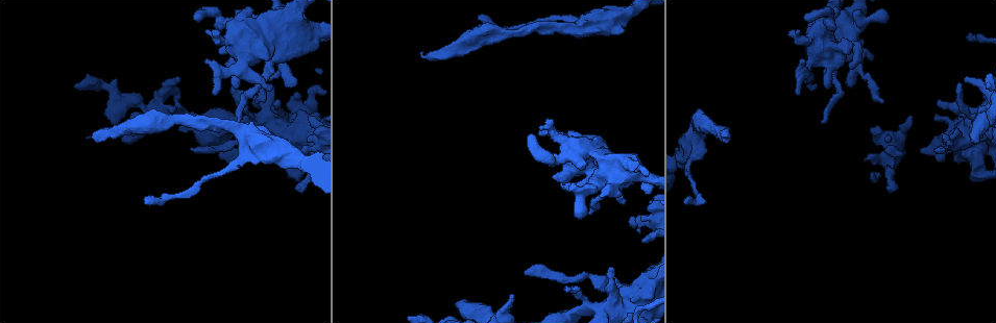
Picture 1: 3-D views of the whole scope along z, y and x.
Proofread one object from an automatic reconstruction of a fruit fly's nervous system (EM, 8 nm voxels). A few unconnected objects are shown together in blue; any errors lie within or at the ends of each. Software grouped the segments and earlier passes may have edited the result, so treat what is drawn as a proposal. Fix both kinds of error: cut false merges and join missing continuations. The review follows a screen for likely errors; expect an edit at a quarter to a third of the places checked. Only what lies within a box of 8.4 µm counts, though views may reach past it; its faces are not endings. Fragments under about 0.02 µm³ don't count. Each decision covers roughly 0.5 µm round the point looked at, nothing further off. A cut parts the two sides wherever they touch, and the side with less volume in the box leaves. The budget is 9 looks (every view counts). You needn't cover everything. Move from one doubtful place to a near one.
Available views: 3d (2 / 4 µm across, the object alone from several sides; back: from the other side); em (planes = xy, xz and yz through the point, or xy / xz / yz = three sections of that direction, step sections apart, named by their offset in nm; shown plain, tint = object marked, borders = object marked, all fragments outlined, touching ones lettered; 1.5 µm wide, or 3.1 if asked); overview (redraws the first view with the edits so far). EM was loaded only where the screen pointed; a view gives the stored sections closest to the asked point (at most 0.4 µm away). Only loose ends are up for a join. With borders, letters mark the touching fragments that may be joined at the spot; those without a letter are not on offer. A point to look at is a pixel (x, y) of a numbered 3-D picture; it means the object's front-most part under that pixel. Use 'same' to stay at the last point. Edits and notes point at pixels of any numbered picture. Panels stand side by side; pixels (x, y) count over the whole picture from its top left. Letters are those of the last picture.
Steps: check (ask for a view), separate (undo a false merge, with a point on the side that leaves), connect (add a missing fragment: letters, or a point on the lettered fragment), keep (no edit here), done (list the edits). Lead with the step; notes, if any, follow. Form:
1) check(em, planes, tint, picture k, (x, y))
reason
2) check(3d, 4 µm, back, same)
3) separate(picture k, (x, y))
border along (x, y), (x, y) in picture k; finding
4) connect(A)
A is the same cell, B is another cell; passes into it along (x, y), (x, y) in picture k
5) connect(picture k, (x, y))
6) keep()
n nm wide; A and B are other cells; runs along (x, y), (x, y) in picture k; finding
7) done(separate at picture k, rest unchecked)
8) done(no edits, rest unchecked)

check(3d, 2 µm, picture 1, (212, 93))

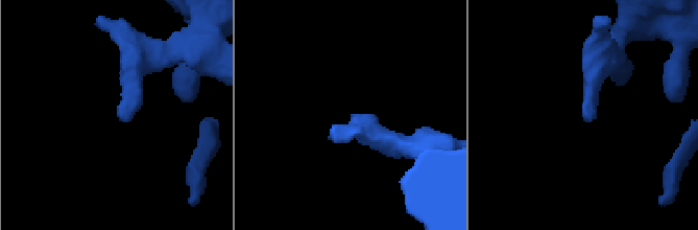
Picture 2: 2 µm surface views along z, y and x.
check(em, planes, borders, picture 2, (351, 114))

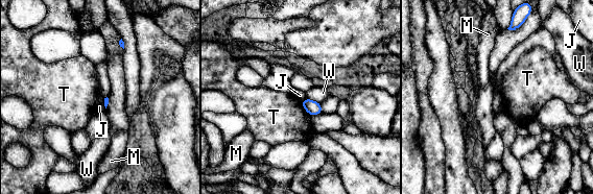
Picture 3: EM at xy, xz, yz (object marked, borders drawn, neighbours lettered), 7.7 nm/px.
keep()
J, M, T and W are other cells; border along (305, 97), (301, 102) in picture 3; no lettered fragment goes on from it

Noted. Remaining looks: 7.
check(3d, 4 µm, picture 1, (978, 142))
free end

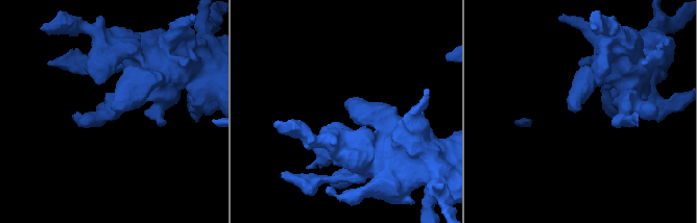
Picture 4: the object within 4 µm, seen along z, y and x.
check(em, xz, step 8, tint, picture 4, (115, 108))

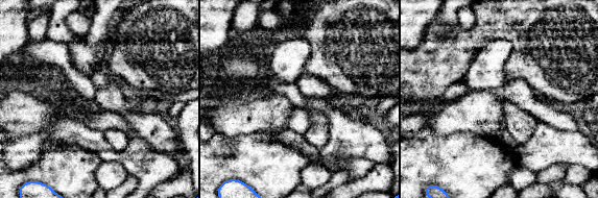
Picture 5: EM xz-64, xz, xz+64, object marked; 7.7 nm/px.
check(em, planes, borders, same)
cut it another way

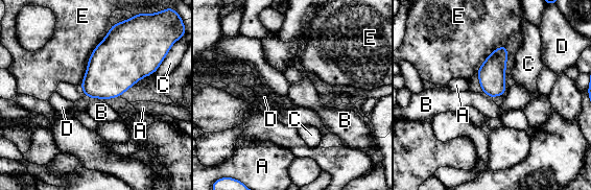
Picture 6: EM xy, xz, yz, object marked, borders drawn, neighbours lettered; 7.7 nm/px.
keep()
200 nm wide; A, B, C, D and E are other cells; border along (90, 97), (98, 97), (103, 100) in picture 6; none of them fits

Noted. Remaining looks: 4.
check(3d, 2 µm, picture 1, (146, 199))
long arm stops here

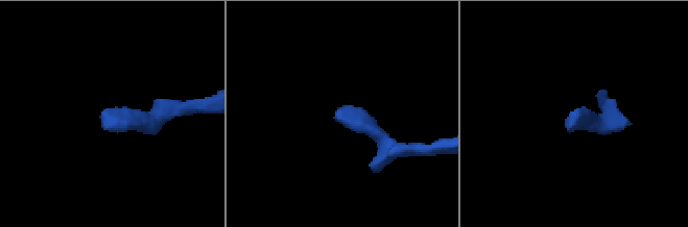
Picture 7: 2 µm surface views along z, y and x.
check(em, planes, borders, picture 7, (101, 113))

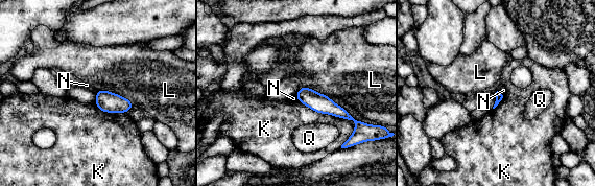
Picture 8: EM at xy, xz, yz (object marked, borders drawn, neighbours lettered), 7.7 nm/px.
keep()
K touches over 500 nm; K, L, N and Q are other cells; border along (497, 90), (502, 95) in picture 8; none of them fits

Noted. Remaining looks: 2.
check(em, planes, borders, picture 1, (87, 137))
an open end

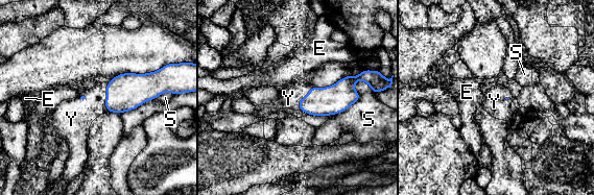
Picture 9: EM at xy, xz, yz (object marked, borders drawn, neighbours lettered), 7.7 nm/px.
connect(Y)
Y is the same cell, E and S are other cells; the cell continues

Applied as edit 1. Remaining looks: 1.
done(connect at picture 9, rest unchecked)

